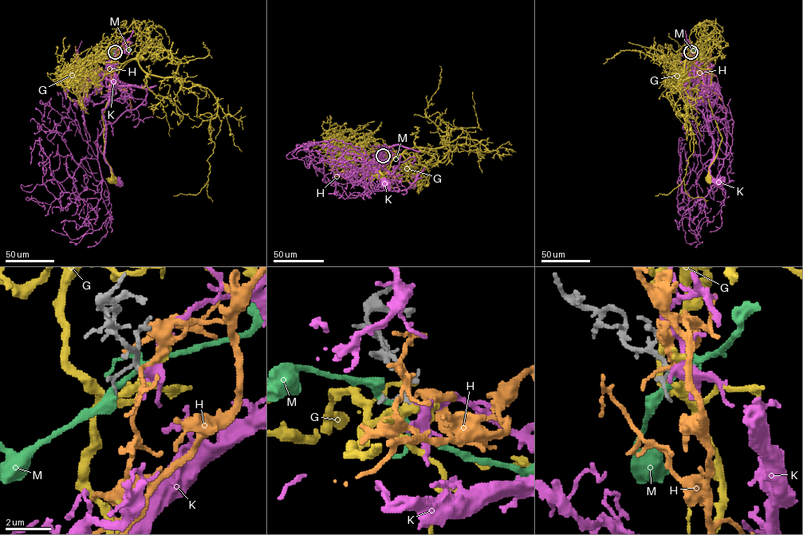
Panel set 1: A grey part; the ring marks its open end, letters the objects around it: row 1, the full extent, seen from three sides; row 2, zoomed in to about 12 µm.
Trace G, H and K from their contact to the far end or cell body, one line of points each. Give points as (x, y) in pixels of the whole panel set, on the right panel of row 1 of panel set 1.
G: (690, 53), (689, 67), (691, 60), (710, 71), (706, 96), (722, 137), (709, 167), (709, 180)
H: (690, 52), (693, 61), (703, 80), (709, 71), (706, 75), (711, 53), (710, 46)
K: (690, 52), (696, 68), (686, 89), (689, 102), (703, 115), (712, 139), (710, 173), (720, 182)

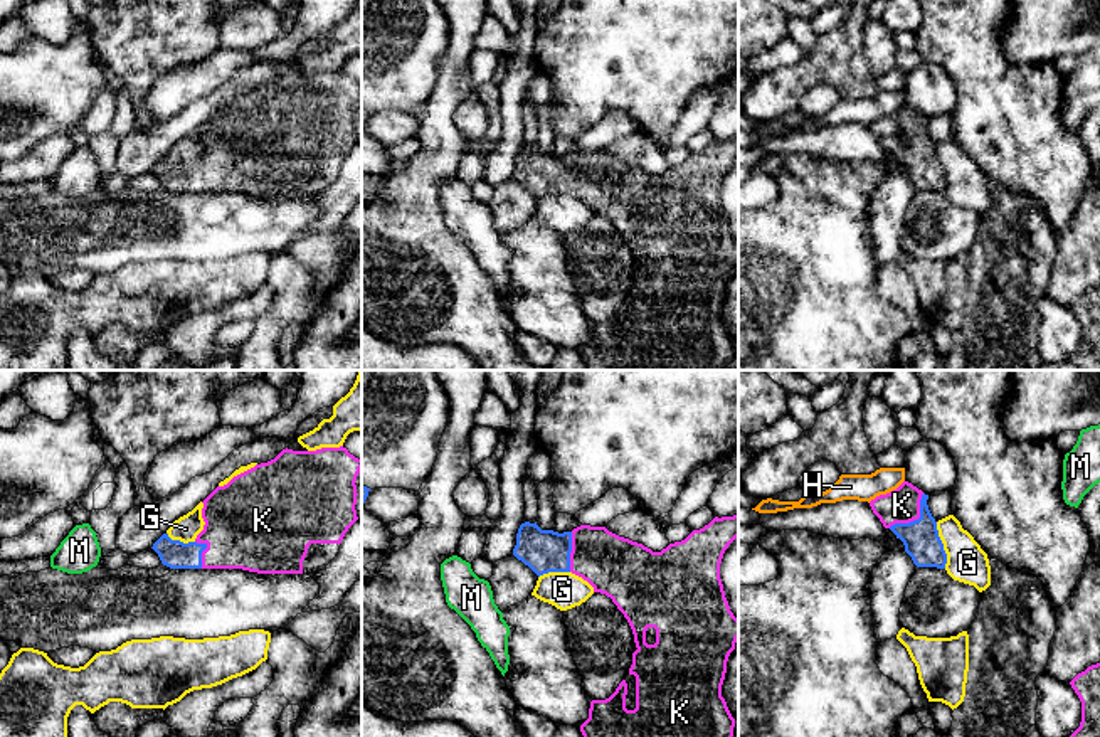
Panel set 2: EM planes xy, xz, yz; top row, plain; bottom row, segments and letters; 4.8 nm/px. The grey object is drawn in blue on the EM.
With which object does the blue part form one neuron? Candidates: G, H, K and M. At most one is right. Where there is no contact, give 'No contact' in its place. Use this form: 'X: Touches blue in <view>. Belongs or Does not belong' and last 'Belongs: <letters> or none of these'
G: Touches blue in yz. Does not belong
H: No contact. Does not belong
K: Touches blue in yz. Belongs
M: No contact. Does not belong
Belongs: K

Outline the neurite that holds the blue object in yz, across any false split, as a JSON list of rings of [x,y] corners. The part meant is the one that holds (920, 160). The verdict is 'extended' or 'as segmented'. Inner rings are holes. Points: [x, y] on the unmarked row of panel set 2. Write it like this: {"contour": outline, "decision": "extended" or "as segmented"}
{"contour": [[[903,104],[896,113],[870,125],[873,136],[905,168],[905,175],[917,190],[945,192],[947,177],[932,140],[928,118]]], "decision": "extended"}

